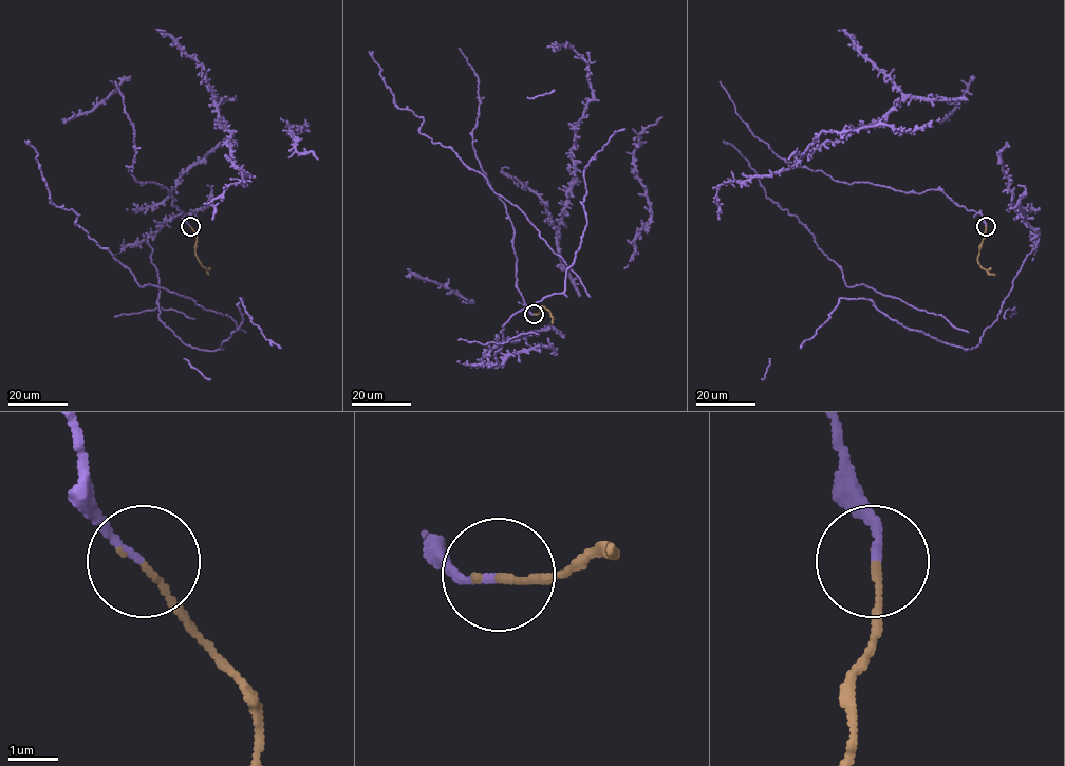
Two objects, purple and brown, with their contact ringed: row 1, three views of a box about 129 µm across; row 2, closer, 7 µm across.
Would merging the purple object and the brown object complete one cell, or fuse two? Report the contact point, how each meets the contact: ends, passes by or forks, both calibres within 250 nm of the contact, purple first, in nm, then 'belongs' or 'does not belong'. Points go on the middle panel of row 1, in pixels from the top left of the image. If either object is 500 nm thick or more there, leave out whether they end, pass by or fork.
at (534, 314); purple ends there; brown ends there; 150 nm thick on the purple side, 130 nm on the other; belongs

